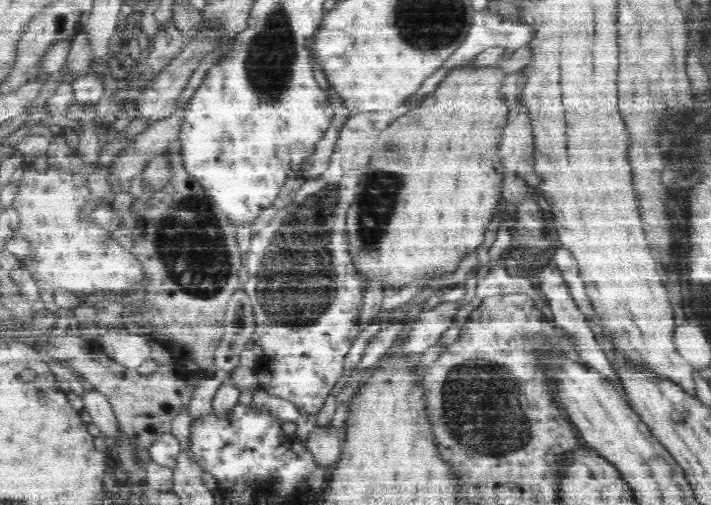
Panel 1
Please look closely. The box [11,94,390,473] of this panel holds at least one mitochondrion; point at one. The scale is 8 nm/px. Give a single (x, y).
(295, 278)

